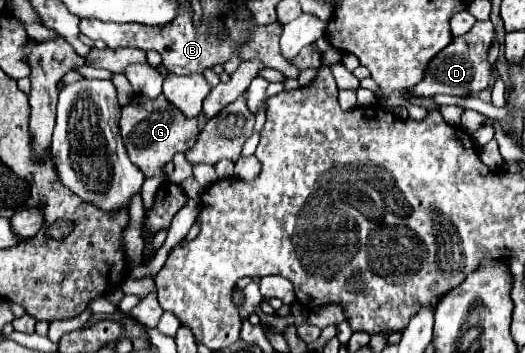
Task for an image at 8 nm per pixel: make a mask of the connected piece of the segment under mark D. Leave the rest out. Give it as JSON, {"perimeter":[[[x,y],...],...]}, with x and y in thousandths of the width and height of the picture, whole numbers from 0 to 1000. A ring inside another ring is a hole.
{"perimeter":[[[907,59],[907,71],[880,105],[865,105],[861,122],[842,139],[815,184],[808,224],[785,252],[785,269],[792,275],[823,275],[834,263],[850,263],[850,269],[895,269],[895,263],[910,263],[933,246],[933,235],[941,229],[937,218],[937,184],[930,173],[930,139],[941,116],[941,82],[933,59]]]}

